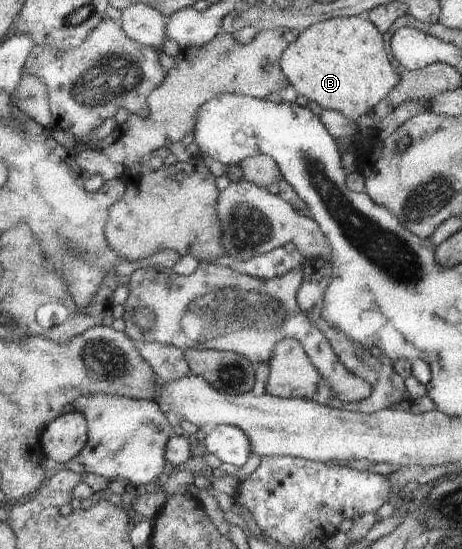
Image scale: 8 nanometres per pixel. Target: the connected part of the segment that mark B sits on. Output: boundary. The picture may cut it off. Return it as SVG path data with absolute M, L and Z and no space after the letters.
M359 16L335 17L314 23L305 28L279 59L281 73L298 95L317 103L322 109L337 111L347 119L356 120L365 114L371 114L375 107L397 85L398 76L393 71L385 55L381 34L370 20Z

